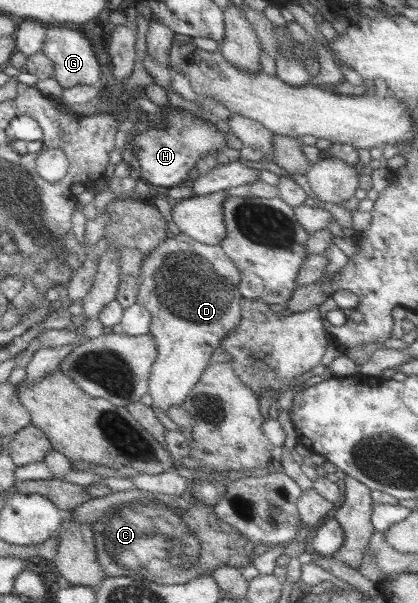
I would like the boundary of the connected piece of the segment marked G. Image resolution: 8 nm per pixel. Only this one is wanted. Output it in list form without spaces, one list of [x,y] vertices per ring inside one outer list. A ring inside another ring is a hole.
[[[67,27],[47,28],[41,53],[53,64],[53,78],[63,89],[74,85],[88,85],[88,87],[101,86],[100,63],[90,41],[80,32]]]

